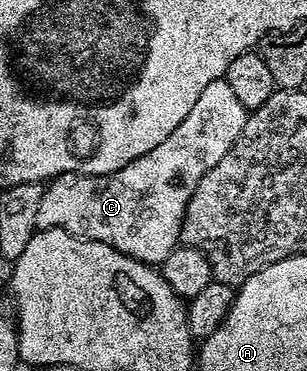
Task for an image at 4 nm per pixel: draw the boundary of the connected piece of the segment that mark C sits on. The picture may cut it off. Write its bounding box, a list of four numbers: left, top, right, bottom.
[38,79,247,265]

